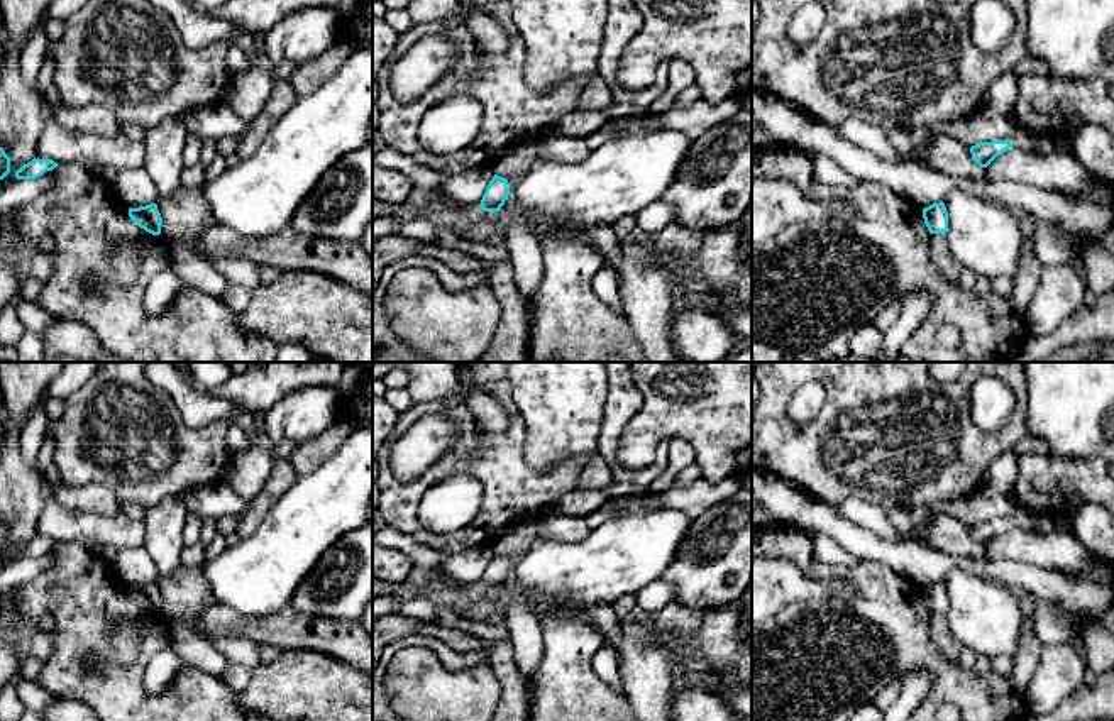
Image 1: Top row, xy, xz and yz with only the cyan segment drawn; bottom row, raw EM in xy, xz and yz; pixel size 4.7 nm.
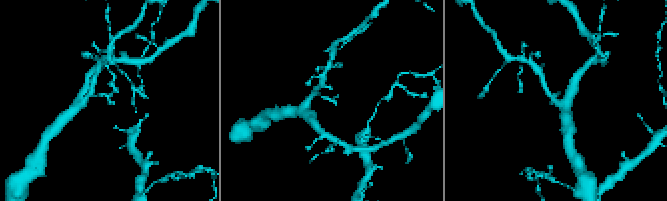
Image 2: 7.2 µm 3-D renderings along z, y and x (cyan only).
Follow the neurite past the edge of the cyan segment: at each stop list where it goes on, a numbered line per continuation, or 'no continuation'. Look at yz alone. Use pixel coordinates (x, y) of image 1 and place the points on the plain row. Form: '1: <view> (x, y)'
no continuation

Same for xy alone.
no continuation

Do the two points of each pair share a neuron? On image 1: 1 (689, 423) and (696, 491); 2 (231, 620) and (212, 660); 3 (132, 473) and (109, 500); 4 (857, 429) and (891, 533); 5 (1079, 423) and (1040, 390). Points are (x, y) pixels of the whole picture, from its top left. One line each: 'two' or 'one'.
1: two
2: two
3: two
4: two
5: one

